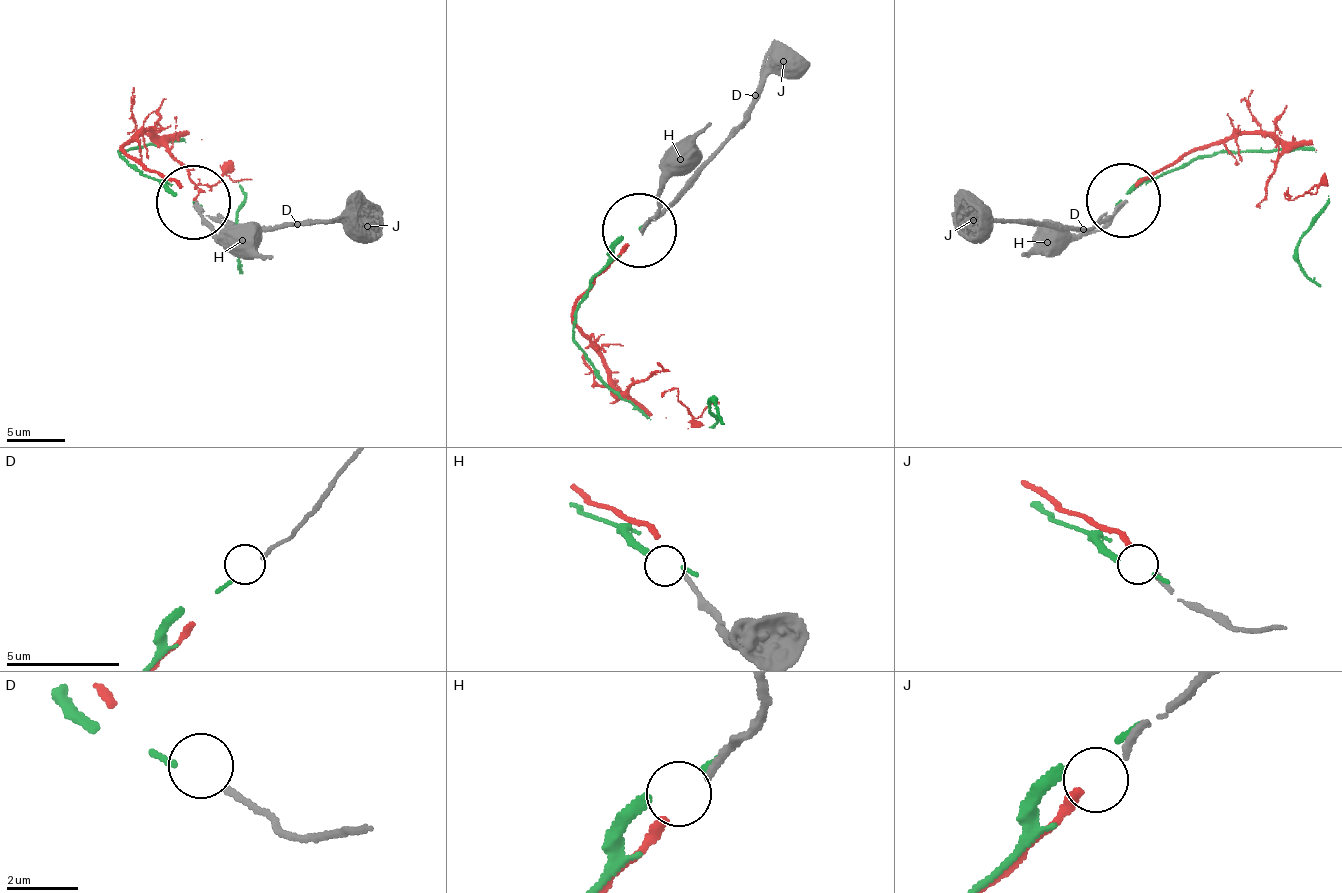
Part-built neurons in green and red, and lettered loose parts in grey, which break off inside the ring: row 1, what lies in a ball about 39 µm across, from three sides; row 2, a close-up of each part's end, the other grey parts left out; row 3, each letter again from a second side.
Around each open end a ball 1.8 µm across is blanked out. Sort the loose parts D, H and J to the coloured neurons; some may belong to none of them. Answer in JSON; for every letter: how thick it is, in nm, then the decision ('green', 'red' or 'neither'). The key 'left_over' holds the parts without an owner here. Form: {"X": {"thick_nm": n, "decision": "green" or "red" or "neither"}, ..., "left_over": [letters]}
{"D": {"thick_nm": 160, "decision": "green"}, "H": {"thick_nm": 190, "decision": "neither"}, "J": {"thick_nm": 200, "decision": "neither"}, "left_over": ["H", "J"]}

